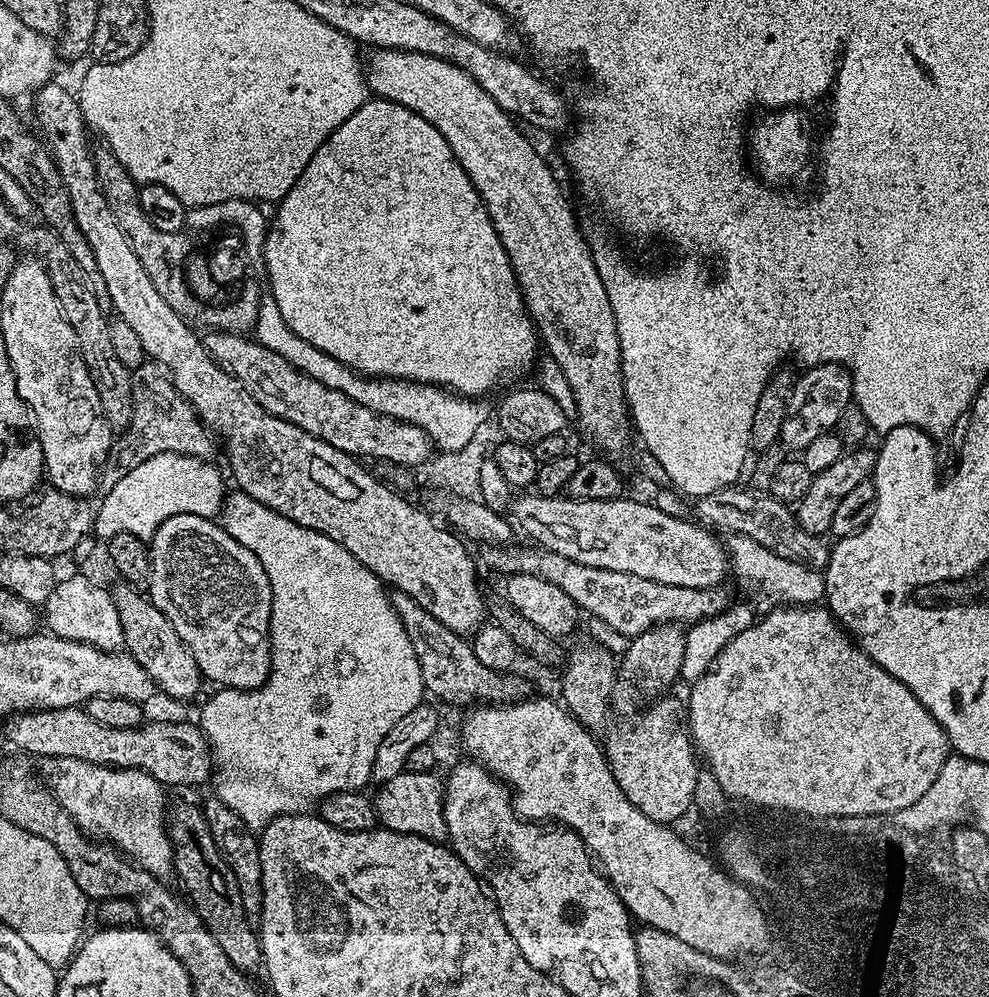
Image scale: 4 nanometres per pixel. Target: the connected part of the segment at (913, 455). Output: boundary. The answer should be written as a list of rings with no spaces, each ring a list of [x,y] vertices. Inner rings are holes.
[[[903,424],[885,433],[881,440],[883,442],[878,447],[872,475],[875,486],[874,508],[880,508],[880,500],[928,500],[928,492],[936,492],[936,488],[944,483],[942,474],[936,477],[936,484],[928,484],[928,480],[924,480],[924,476],[928,476],[928,468],[932,468],[932,472],[940,468],[933,437],[929,433]],[[884,480],[888,480],[888,484],[884,484]],[[912,480],[920,480],[920,484],[912,484]]]

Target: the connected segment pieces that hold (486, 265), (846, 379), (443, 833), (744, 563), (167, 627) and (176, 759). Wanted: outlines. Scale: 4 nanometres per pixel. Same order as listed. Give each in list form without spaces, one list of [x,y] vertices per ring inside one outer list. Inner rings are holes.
[[[369,98],[364,101],[363,106],[358,110],[354,110],[354,114],[350,114],[350,118],[346,118],[346,122],[342,122],[342,126],[338,126],[338,130],[331,132],[320,143],[318,150],[312,156],[316,159],[316,220],[312,220],[312,288],[316,288],[316,296],[320,296],[320,300],[324,300],[324,304],[320,304],[320,308],[328,308],[328,312],[324,312],[324,316],[336,316],[336,324],[340,324],[340,328],[344,328],[344,332],[352,332],[352,336],[356,336],[356,348],[360,348],[360,356],[364,356],[364,360],[368,360],[368,364],[392,364],[392,368],[367,368],[363,373],[365,377],[416,380],[419,384],[435,384],[462,396],[484,398],[487,397],[486,394],[491,388],[496,388],[499,384],[504,384],[507,380],[512,380],[515,376],[522,375],[532,363],[532,367],[537,363],[536,344],[538,348],[538,333],[520,295],[520,283],[516,280],[510,258],[494,230],[492,219],[486,210],[483,198],[470,182],[466,170],[462,170],[458,158],[454,158],[446,138],[442,138],[442,134],[433,124],[426,122],[426,118],[422,118],[418,113],[410,111],[406,106],[394,103],[393,100]]]
[[[813,364],[793,383],[785,406],[779,443],[788,448],[804,450],[806,442],[829,435],[840,420],[844,407],[852,400],[852,373],[842,364]]]
[[[401,770],[398,778],[379,785],[374,803],[379,823],[390,832],[405,832],[411,836],[421,836],[427,840],[444,842],[448,840],[448,827],[444,813],[445,781],[436,777],[435,771],[409,772]]]
[[[732,534],[727,537],[726,551],[733,573],[737,572],[748,584],[767,584],[765,592],[774,596],[778,594],[780,601],[787,602],[792,606],[816,606],[825,599],[824,574],[819,568],[811,564],[799,564],[797,560],[782,558],[774,554],[774,550],[766,550],[754,538]]]
[[[123,582],[117,585],[117,588],[111,589],[111,593],[114,606],[117,607],[118,616],[121,618],[128,655],[139,662],[146,674],[150,674],[161,693],[165,692],[176,700],[194,699],[199,694],[202,683],[200,667],[194,660],[194,654],[190,654],[190,650],[180,641],[166,614],[155,608],[151,599],[141,589]]]
[[[83,707],[50,708],[47,710],[24,710],[13,715],[7,721],[4,732],[8,740],[17,748],[17,753],[32,756],[48,756],[47,758],[78,758],[91,764],[106,764],[109,768],[141,768],[149,772],[155,780],[165,786],[171,784],[200,784],[214,772],[214,753],[195,723],[192,724],[151,724],[145,722],[138,728],[130,730],[114,730],[110,726],[98,726],[94,718],[90,718]]]

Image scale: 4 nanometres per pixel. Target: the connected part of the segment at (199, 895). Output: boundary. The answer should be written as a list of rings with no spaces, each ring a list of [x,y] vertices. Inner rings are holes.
[[[199,803],[176,804],[173,808],[171,805],[167,830],[172,839],[174,872],[180,875],[185,888],[183,891],[192,907],[196,909],[210,934],[218,938],[218,946],[222,946],[230,962],[239,971],[247,974],[255,974],[256,971],[259,973],[262,968],[260,937],[242,906],[242,894],[238,894],[236,876],[220,855],[220,850],[210,834],[203,807]]]

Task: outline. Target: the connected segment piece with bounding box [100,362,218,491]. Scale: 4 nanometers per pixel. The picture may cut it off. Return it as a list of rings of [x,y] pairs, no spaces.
[[[145,362],[132,373],[132,422],[123,433],[124,443],[113,445],[112,459],[107,461],[100,476],[100,486],[108,491],[134,466],[146,462],[150,457],[163,452],[196,456],[199,460],[211,461],[218,452],[218,444],[212,441],[213,433],[204,427],[204,421],[192,409],[192,403],[172,385],[172,377],[164,370],[164,365]]]

